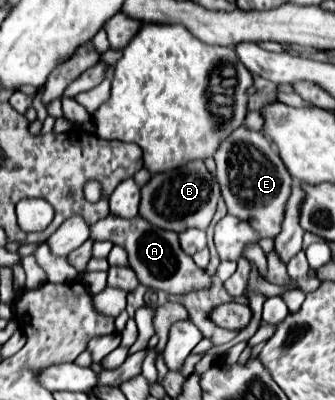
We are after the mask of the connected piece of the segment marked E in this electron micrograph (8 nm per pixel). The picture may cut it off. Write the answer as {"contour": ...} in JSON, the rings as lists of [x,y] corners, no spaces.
{"contour":[[[245,126],[237,128],[215,152],[217,180],[229,214],[247,222],[259,238],[275,238],[281,232],[285,204],[291,194],[293,180],[285,170],[279,154],[271,148],[261,132],[251,132]]]}

